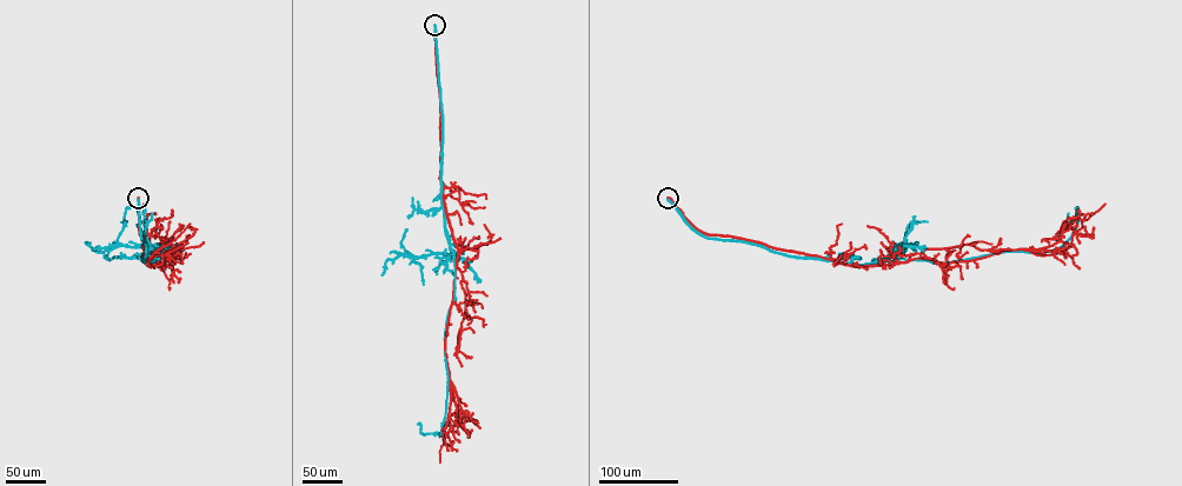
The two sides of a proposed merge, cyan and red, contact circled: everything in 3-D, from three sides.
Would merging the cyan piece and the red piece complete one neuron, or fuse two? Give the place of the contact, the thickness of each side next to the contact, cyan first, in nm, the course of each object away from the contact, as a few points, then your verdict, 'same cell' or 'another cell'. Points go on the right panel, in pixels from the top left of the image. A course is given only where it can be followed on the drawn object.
(668, 198) | 800/800 nm | cyan via (668, 198), (706, 237), (857, 265), (1040, 253), (1068, 240), (1076, 207), (1067, 221) | red via (668, 198), (705, 233), (857, 266), (1051, 254), (1071, 244), (1067, 220), (1077, 210) | another cell

